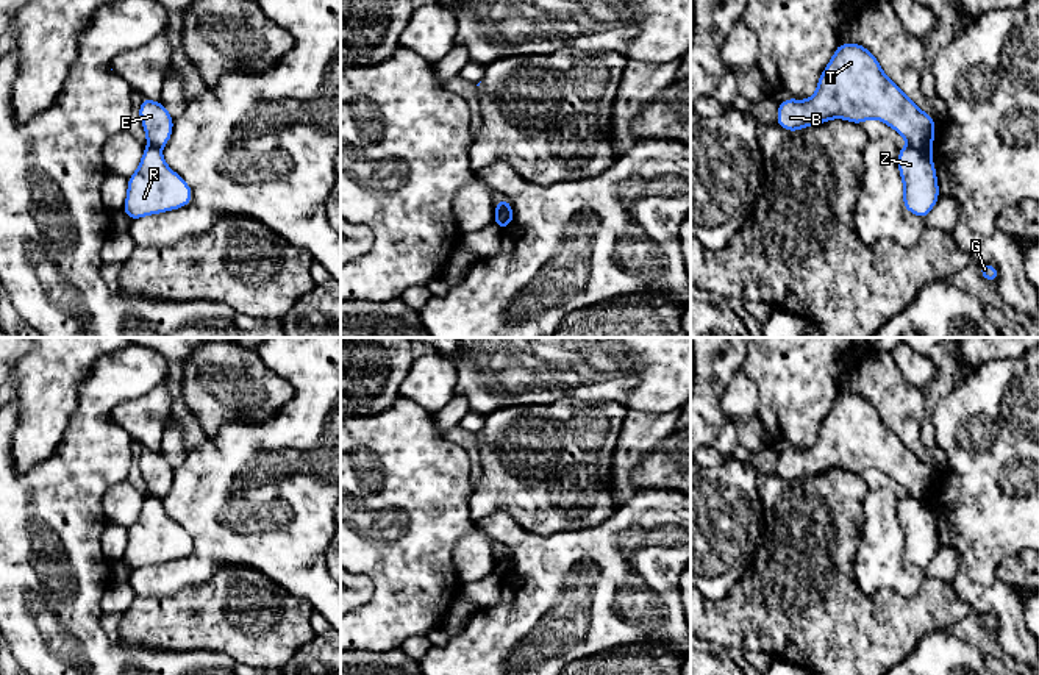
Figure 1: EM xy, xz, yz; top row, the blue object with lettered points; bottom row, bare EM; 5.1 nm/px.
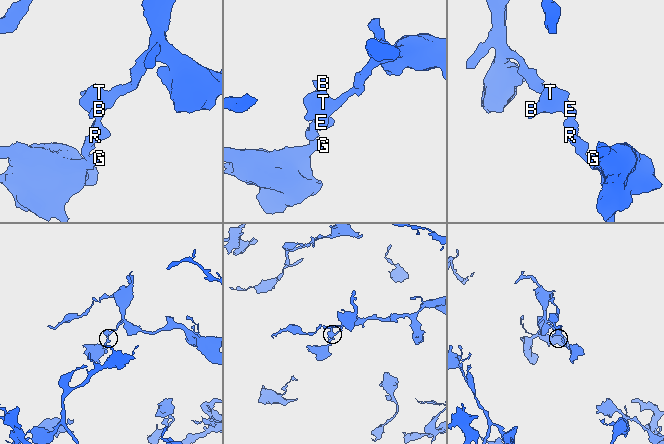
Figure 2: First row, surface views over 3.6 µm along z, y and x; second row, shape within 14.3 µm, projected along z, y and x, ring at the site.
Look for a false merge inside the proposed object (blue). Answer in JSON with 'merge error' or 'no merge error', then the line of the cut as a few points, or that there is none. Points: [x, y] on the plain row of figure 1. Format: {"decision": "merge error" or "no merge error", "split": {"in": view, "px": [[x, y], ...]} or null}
{"decision": "merge error", "split": {"in": "yz", "px": [[910, 494], [917, 499], [931, 500]]}}

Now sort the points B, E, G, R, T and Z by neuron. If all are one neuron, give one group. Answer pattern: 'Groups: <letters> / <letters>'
Groups: B E T / G R Z

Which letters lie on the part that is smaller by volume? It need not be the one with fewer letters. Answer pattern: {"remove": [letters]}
{"remove": ["G", "R", "Z"]}

